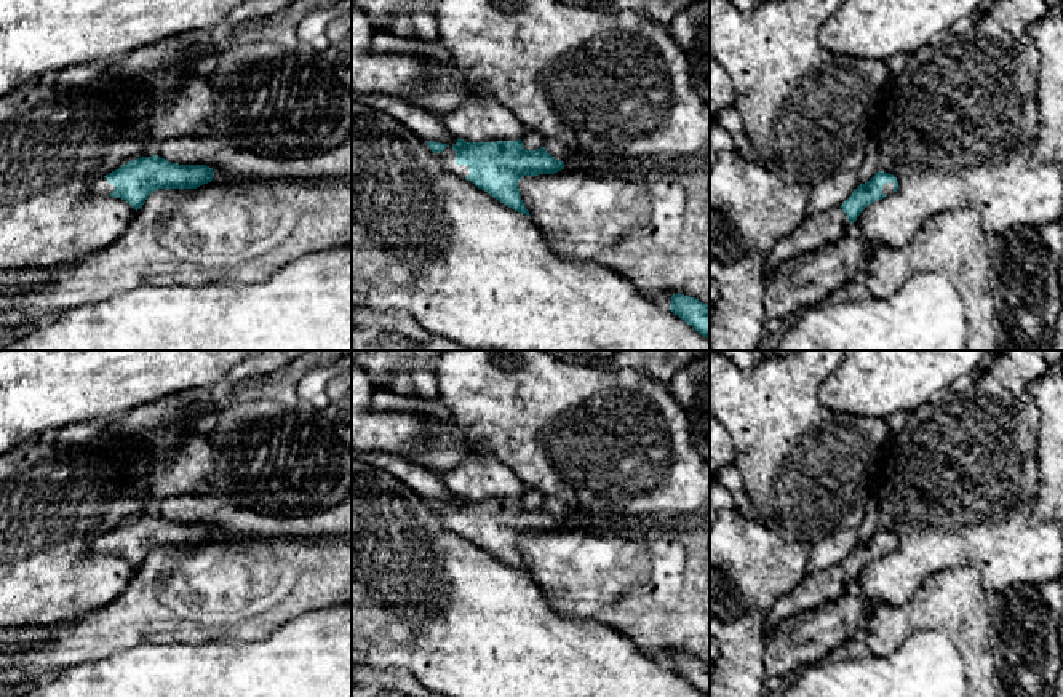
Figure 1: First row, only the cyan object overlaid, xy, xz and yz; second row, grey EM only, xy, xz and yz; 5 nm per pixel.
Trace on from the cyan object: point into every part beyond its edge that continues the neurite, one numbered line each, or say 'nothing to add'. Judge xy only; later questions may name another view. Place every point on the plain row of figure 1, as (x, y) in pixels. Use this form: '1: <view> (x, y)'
1: xy (101, 544)

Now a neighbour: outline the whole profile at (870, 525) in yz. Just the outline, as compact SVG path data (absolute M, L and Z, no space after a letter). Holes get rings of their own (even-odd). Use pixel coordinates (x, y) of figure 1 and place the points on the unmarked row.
M871 494L866 502L865 518L863 518L862 524L857 528L857 534L858 534L860 542L868 540L878 529L879 529L878 500Z

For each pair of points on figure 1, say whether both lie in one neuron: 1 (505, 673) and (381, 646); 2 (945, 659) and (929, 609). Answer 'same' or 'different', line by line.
1: same
2: different

